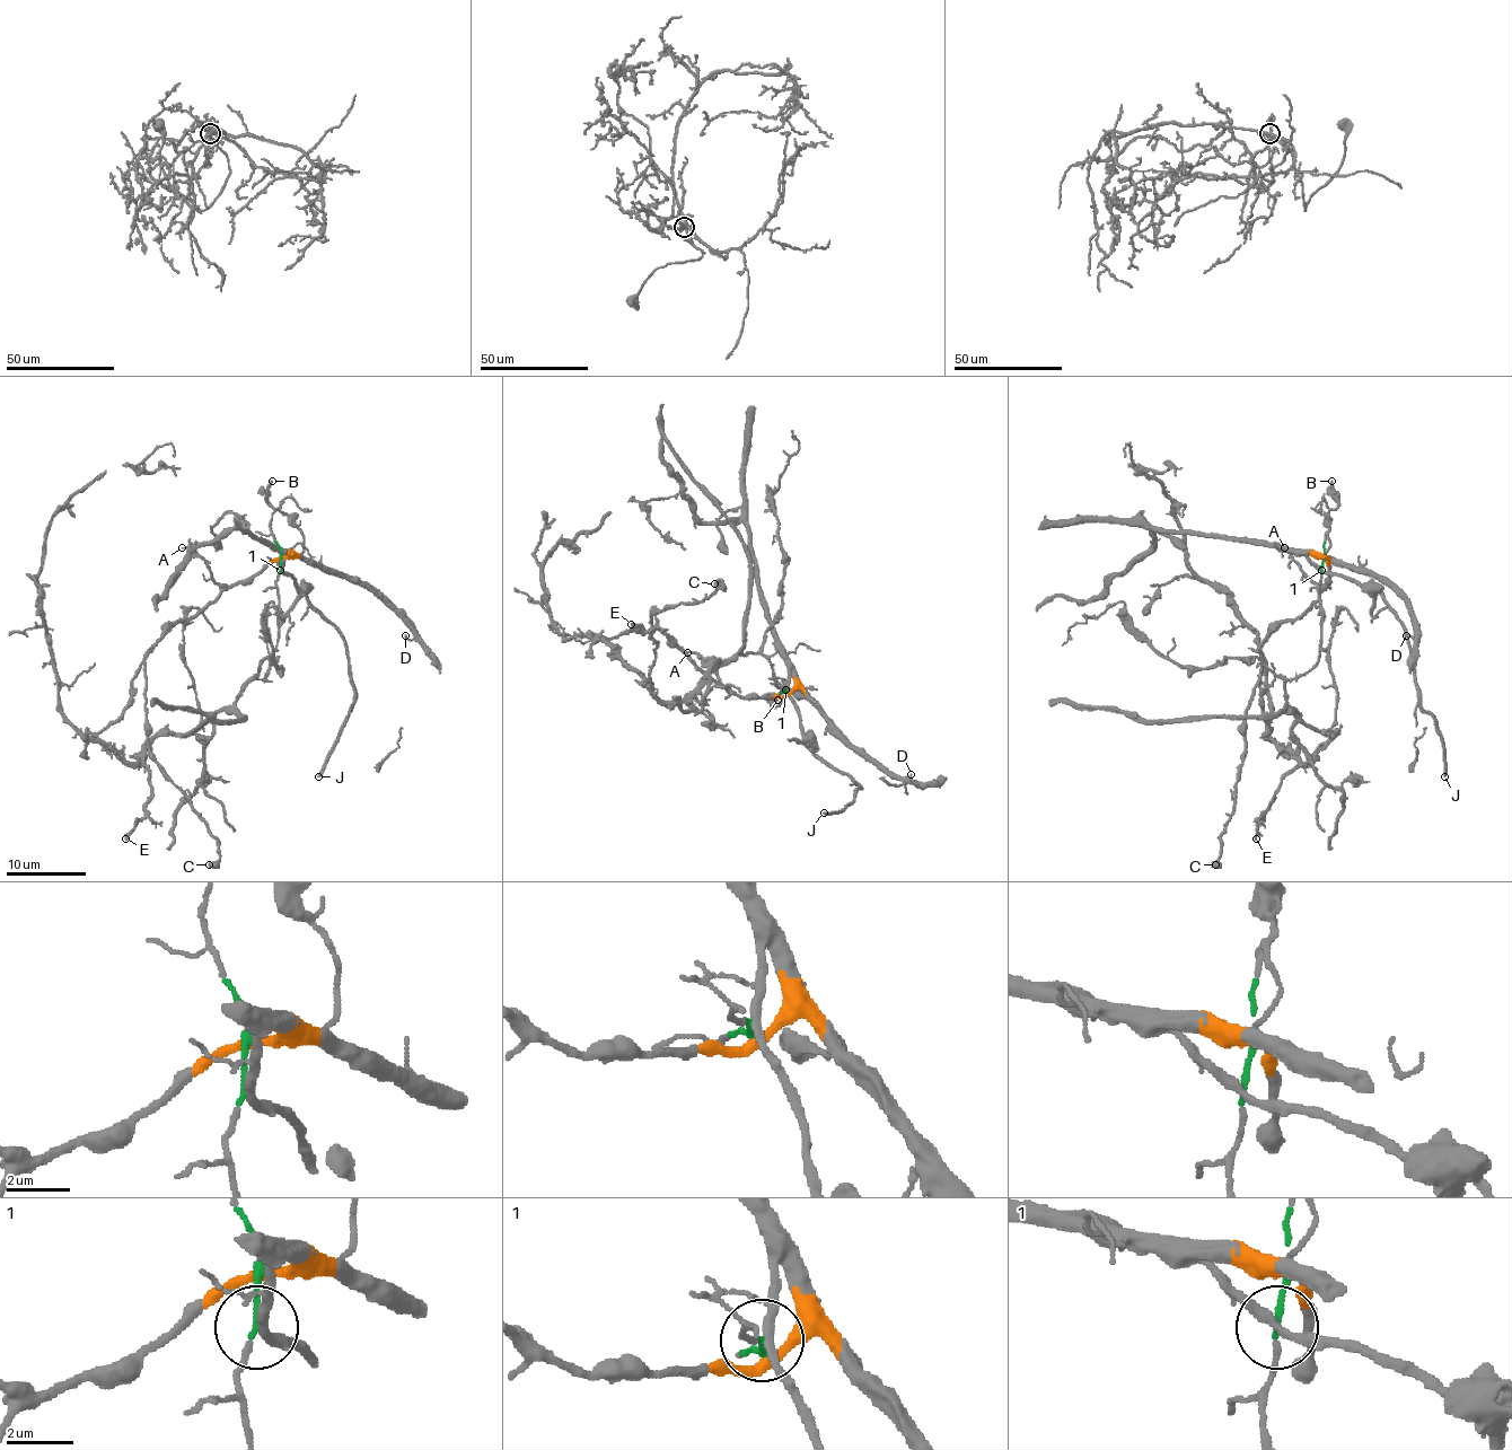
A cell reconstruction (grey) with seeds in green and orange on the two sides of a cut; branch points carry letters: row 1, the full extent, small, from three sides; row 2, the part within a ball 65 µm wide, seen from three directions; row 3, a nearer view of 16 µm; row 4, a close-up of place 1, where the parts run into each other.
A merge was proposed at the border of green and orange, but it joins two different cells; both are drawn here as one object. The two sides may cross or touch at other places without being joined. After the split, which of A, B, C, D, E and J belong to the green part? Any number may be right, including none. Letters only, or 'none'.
B, E

